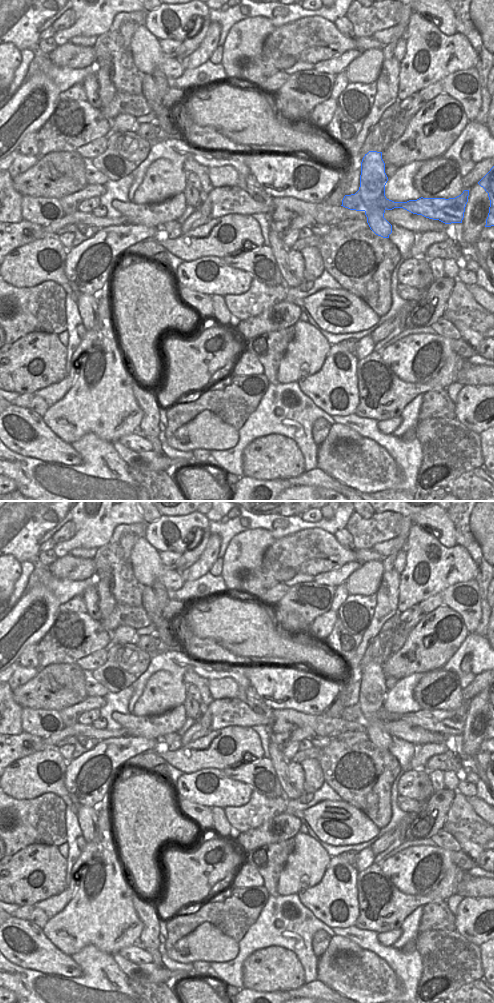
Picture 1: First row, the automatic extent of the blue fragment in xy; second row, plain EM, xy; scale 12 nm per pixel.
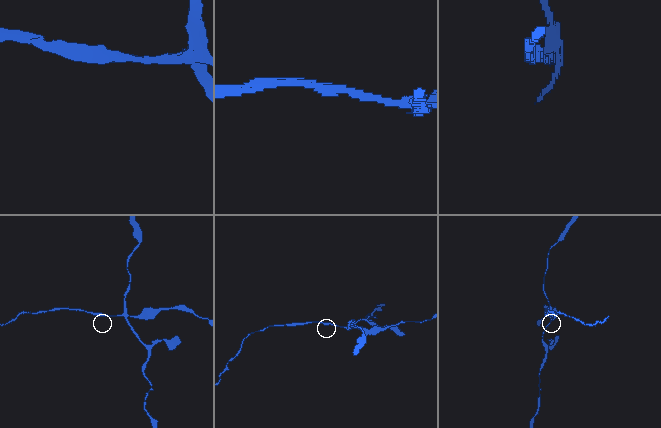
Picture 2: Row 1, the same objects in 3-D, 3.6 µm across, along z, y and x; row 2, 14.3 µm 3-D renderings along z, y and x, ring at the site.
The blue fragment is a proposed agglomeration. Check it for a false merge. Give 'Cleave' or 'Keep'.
Cleave.

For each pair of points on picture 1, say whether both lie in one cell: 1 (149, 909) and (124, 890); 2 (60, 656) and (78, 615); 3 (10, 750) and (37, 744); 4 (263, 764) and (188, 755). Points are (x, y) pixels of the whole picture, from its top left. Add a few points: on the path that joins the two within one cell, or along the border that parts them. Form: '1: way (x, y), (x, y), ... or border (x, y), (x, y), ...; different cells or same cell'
1: border (135, 892), (132, 896), (132, 906), (138, 918); different cells
2: way (73, 650), (87, 642), (89, 636), (85, 628); same cell
3: way (17, 750), (30, 749); same cell
4: border (243, 761), (235, 767), (226, 767), (222, 770); different cells

